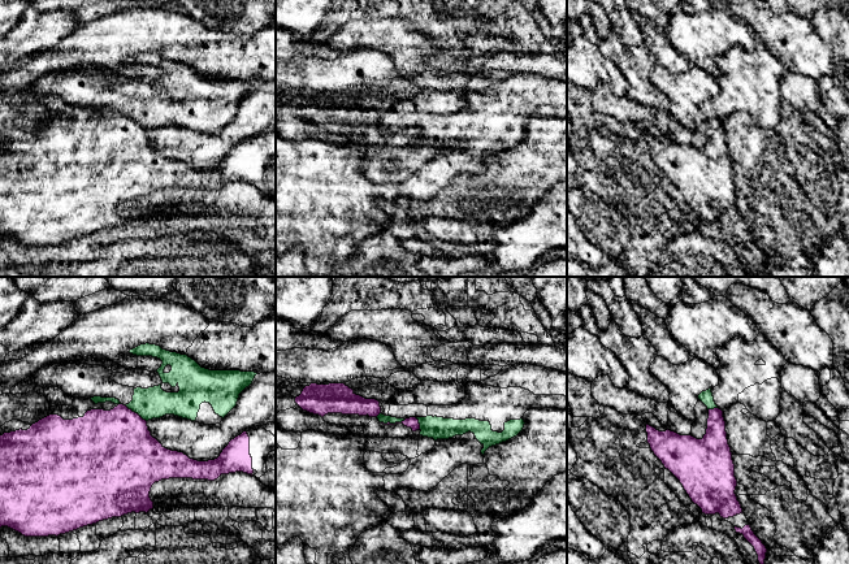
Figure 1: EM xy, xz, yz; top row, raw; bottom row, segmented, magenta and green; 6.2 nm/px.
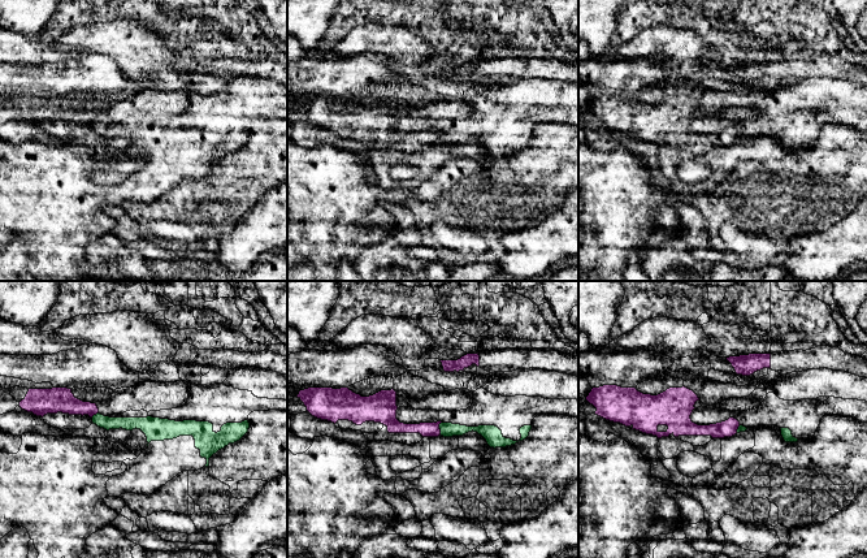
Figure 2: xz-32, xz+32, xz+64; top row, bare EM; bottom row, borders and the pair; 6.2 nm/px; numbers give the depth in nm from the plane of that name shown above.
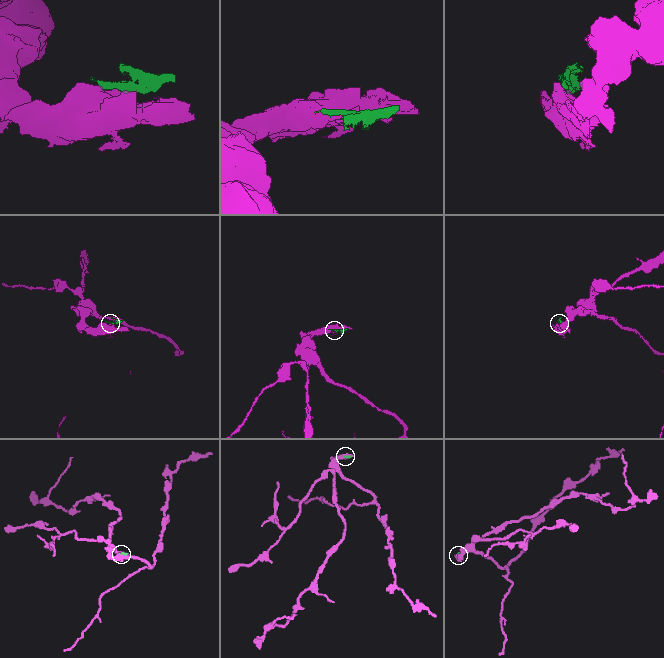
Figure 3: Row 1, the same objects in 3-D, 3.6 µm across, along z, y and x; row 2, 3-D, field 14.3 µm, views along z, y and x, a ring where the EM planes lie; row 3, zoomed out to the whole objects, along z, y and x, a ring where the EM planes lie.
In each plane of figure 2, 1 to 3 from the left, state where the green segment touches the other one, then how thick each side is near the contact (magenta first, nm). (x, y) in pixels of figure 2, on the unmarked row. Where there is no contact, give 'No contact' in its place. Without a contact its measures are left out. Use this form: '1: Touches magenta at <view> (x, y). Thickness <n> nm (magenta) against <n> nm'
1: Touches magenta at xz-32 (94, 122). Thickness 160 nm (magenta) against 80 nm
2: Touches magenta at xz+32 (438, 137). Thickness 100 nm (magenta) against 100 nm
3: Touches magenta at xz+64 (737, 137). Thickness 110 nm (magenta) against 50 nm

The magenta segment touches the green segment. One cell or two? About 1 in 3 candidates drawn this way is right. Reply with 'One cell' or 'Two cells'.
Two cells

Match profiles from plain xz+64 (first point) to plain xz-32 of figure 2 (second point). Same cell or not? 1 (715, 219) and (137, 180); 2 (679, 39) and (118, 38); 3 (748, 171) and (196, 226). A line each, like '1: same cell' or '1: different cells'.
1: different cells
2: same cell
3: different cells

